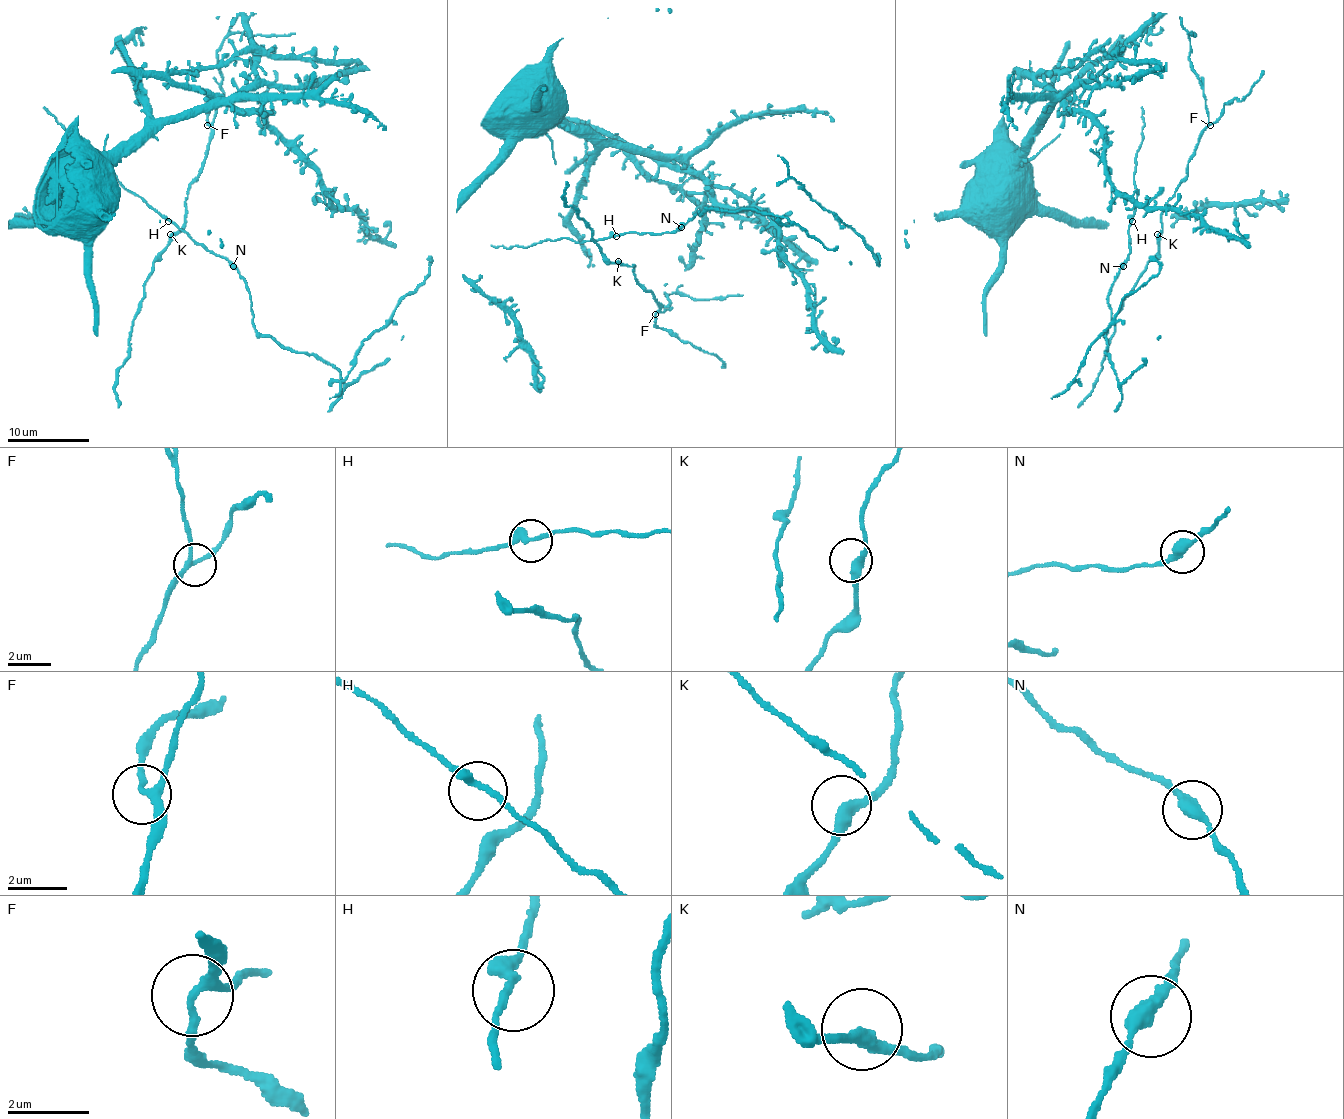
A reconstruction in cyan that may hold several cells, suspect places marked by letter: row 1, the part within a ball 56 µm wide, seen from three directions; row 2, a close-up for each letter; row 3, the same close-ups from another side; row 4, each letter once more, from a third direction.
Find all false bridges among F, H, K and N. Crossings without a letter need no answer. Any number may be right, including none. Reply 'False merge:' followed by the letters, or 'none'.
False merge: none

